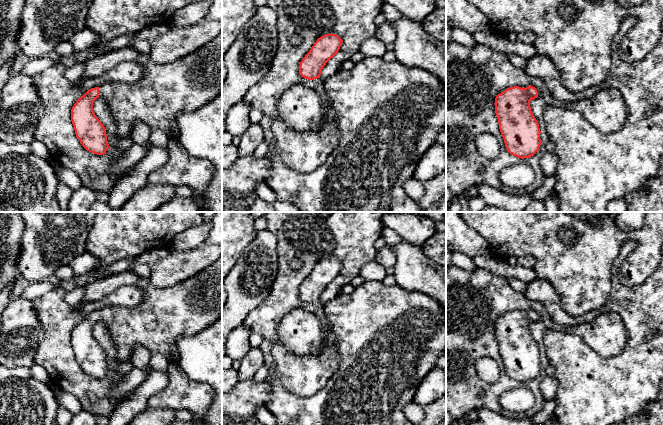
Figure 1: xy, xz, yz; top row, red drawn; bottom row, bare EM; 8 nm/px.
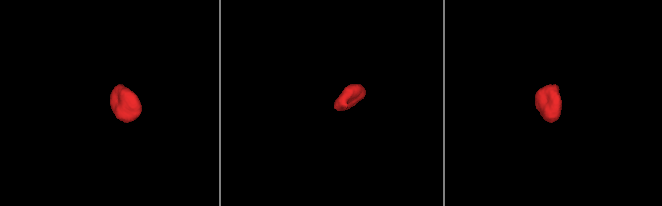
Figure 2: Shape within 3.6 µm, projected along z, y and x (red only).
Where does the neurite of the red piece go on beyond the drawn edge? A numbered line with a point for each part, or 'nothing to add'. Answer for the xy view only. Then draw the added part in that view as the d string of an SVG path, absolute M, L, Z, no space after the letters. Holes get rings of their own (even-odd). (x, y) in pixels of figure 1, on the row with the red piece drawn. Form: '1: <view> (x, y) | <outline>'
1: xy (164, 91) | M222 32L191 54L163 65L154 63L149 54L139 53L132 45L99 54L85 62L85 71L77 82L82 84L88 78L100 77L123 62L137 62L144 67L144 74L140 80L132 84L114 81L99 87L99 96L108 103L108 107L116 121L117 135L120 139L130 136L137 122L145 123L151 130L163 130L169 139L178 139L177 115L181 112L198 110L222 93Z

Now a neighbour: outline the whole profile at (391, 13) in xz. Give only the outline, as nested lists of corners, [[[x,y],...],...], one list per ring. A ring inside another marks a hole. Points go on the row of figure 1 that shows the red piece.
[[[384,2],[383,4],[382,13],[386,16],[387,20],[391,22],[405,17],[398,10],[396,10],[394,7],[386,2]]]

